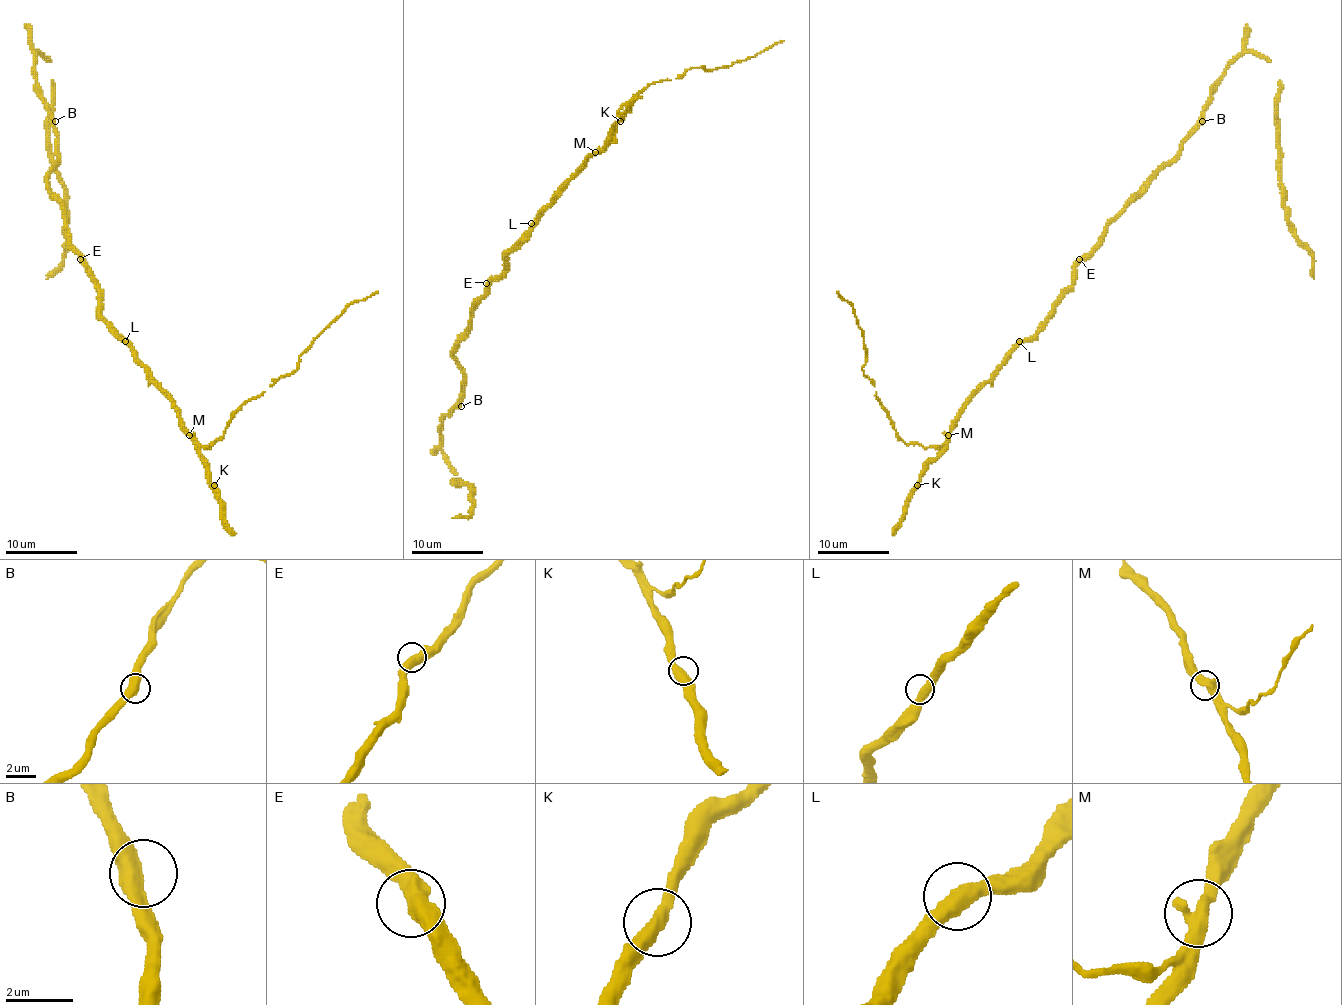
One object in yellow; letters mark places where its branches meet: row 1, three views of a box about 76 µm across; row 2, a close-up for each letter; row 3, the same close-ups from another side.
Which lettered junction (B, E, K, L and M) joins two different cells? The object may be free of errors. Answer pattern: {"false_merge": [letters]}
{"false_merge": []}

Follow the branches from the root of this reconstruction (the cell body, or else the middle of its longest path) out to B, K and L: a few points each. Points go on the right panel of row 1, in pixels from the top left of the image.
B: (1080, 262), (1098, 243), (1104, 228), (1177, 153), (1179, 144), (1202, 121)
K: (1080, 262), (1075, 268), (1071, 288), (1055, 311), (969, 401), (942, 451), (917, 485)
L: (1080, 262), (1075, 268), (1071, 288), (1055, 311), (1032, 336), (1019, 341)

